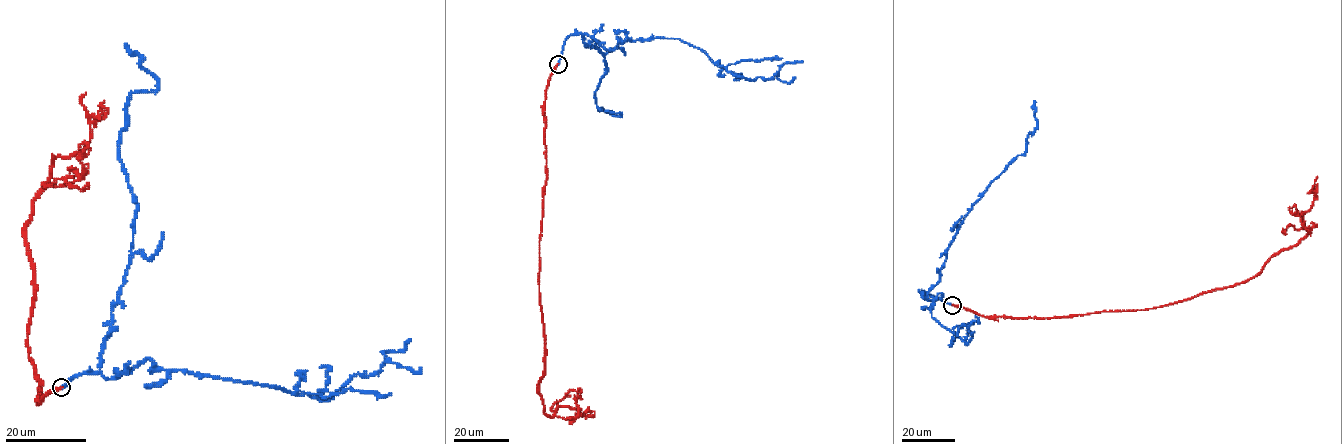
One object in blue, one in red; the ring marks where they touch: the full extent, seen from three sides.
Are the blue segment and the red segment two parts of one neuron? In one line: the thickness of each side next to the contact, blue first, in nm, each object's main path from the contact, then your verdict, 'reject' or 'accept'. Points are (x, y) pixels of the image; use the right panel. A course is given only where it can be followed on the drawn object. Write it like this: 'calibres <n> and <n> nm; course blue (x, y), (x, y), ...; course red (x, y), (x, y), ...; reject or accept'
calibres 440 and 340 nm; course blue (952, 304), (926, 294), (939, 281), (964, 216), (1025, 154), (1037, 126), (1034, 100); course red (952, 304), (992, 317), (1065, 317), (1156, 308), (1242, 283), (1307, 233), (1302, 212), (1311, 207), (1314, 185); reject

